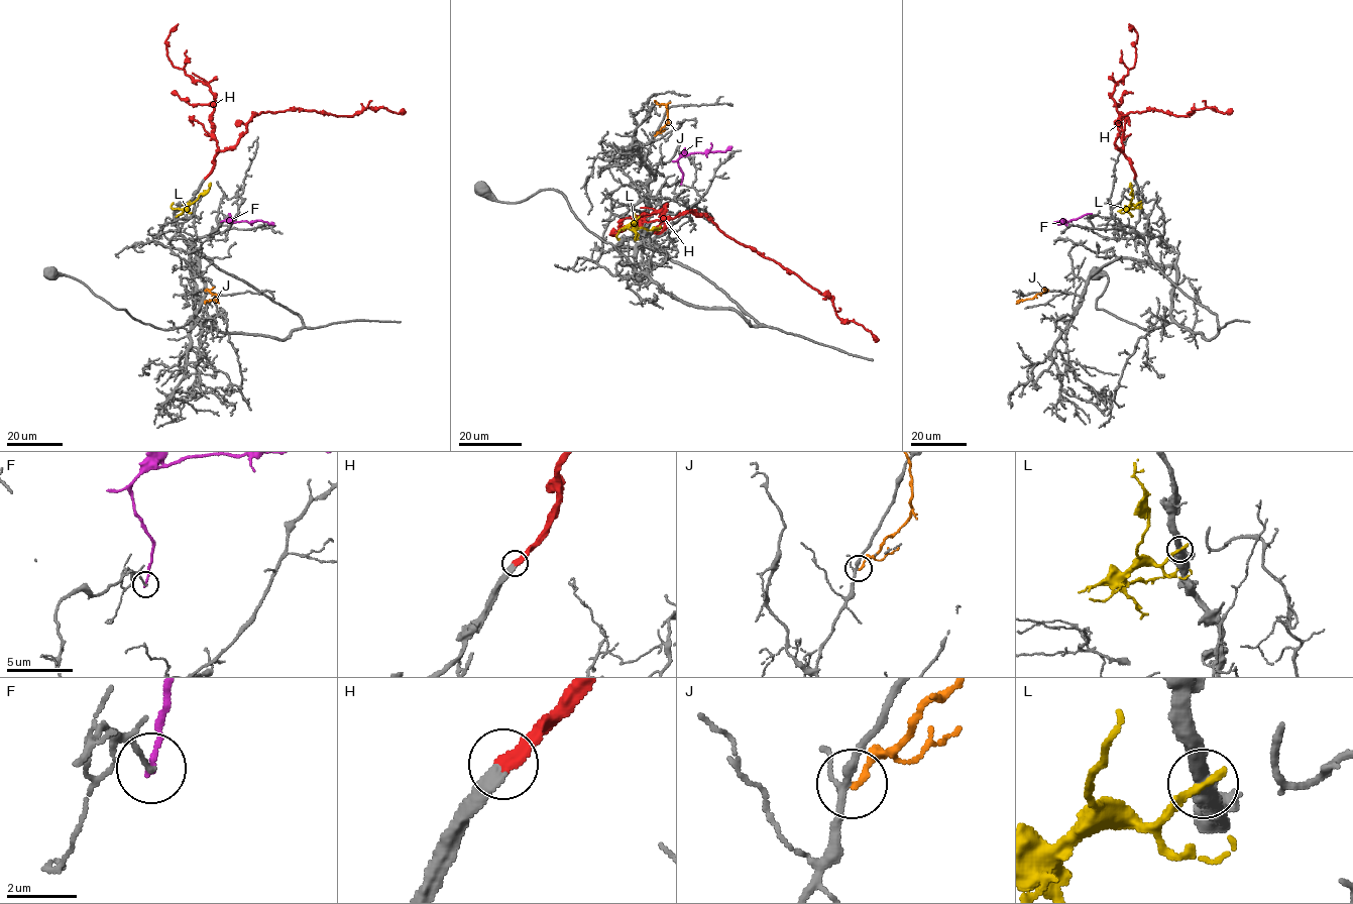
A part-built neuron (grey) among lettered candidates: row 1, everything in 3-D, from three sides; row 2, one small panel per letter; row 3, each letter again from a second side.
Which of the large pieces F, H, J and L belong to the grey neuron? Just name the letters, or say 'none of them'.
H

